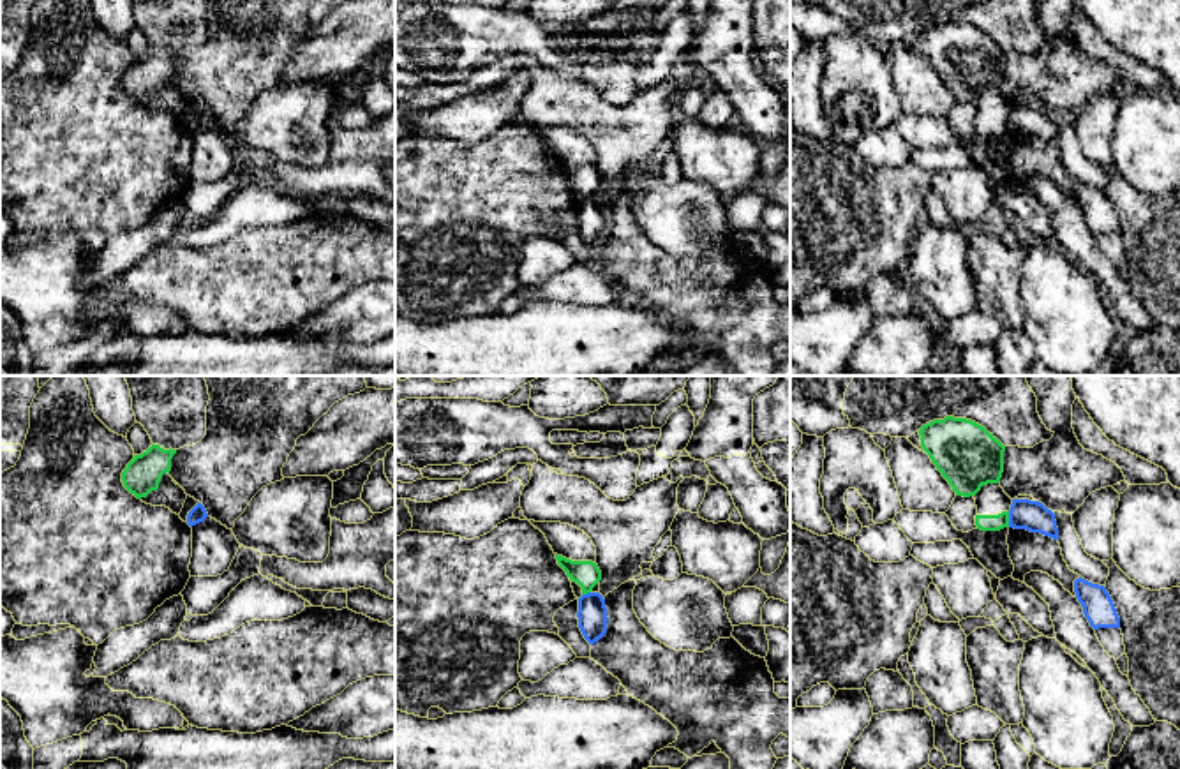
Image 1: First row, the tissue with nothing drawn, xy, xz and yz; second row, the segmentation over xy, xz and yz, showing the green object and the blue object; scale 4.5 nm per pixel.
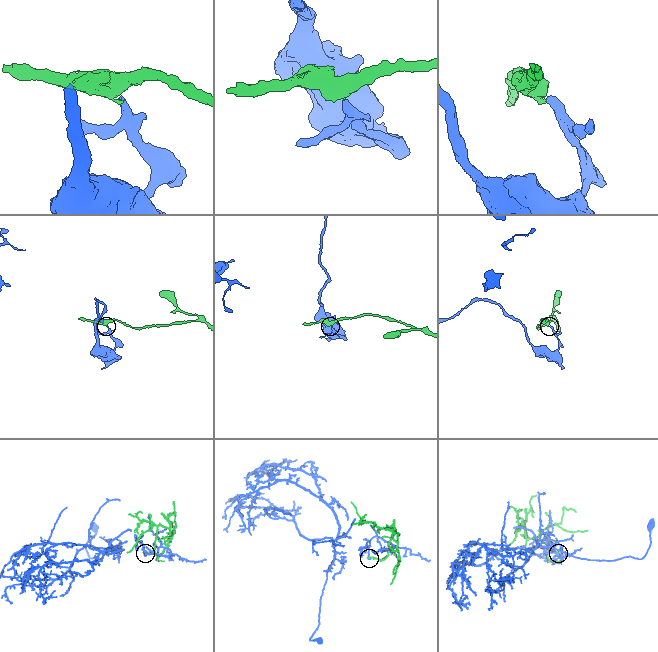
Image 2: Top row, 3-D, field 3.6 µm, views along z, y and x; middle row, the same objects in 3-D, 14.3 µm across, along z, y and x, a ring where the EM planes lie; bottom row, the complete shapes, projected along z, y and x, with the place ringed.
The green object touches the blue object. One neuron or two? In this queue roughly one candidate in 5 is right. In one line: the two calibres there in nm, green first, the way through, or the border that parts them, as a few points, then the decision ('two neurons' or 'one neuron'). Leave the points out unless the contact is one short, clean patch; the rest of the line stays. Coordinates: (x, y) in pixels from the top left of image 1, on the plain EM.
calibres 80 and 140 nm; border yz (1008, 117), (1009, 131); two neurons

